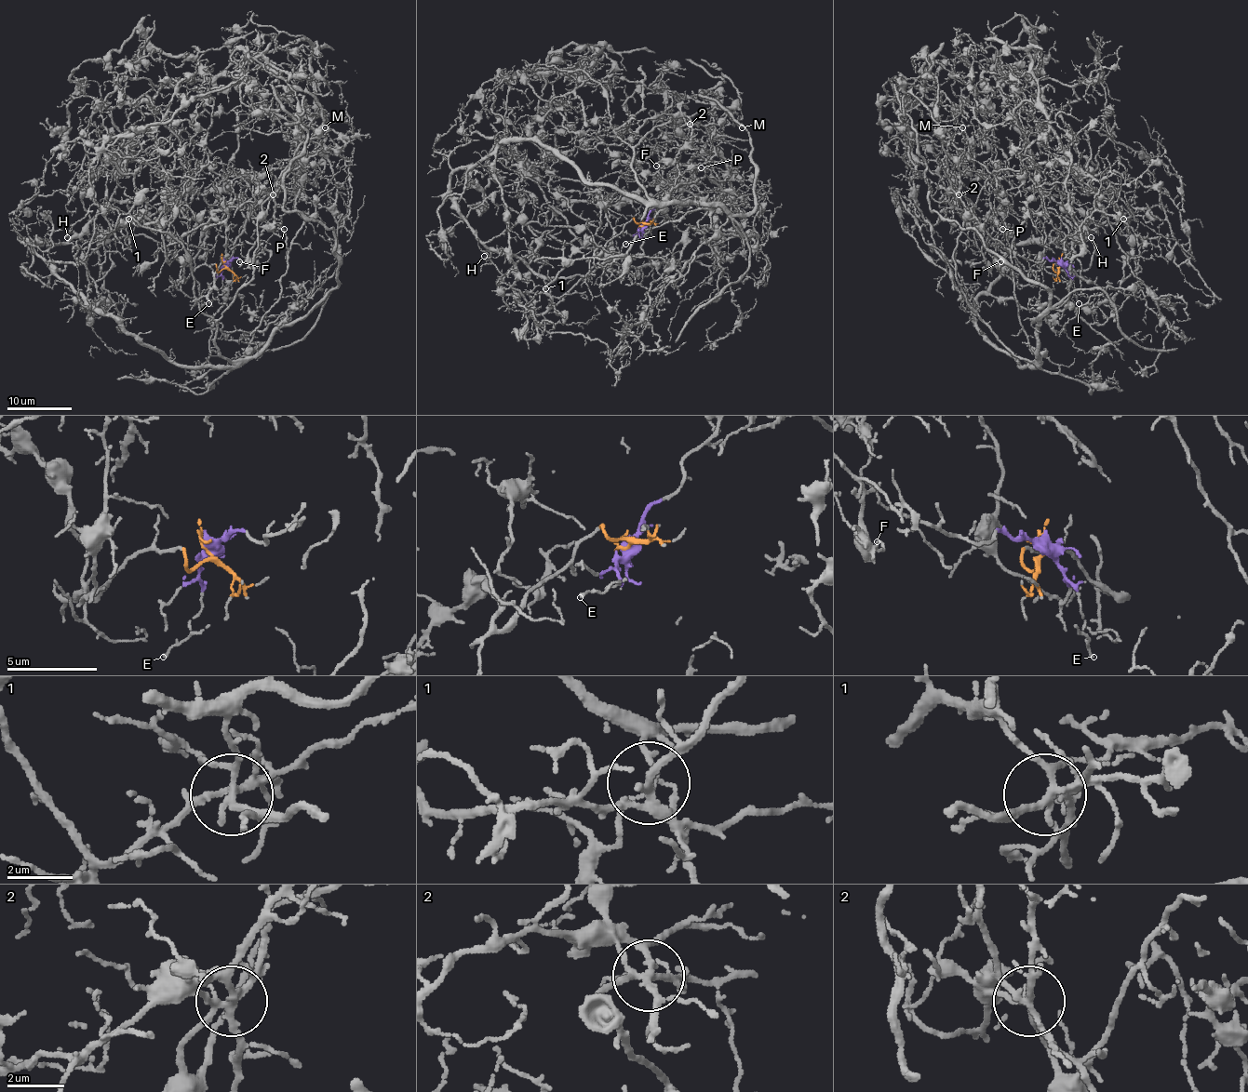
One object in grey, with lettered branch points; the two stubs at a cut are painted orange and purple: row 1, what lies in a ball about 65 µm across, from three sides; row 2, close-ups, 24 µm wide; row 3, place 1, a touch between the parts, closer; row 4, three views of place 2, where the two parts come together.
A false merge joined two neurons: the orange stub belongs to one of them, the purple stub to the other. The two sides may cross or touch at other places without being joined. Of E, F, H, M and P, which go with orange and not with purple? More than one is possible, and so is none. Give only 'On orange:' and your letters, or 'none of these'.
On orange: H

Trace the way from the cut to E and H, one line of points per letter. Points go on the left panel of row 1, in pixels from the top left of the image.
E: (224, 262), (221, 271), (222, 286), (218, 295), (208, 303)
H: (224, 264), (179, 281), (174, 245), (131, 222), (125, 203), (68, 236)

